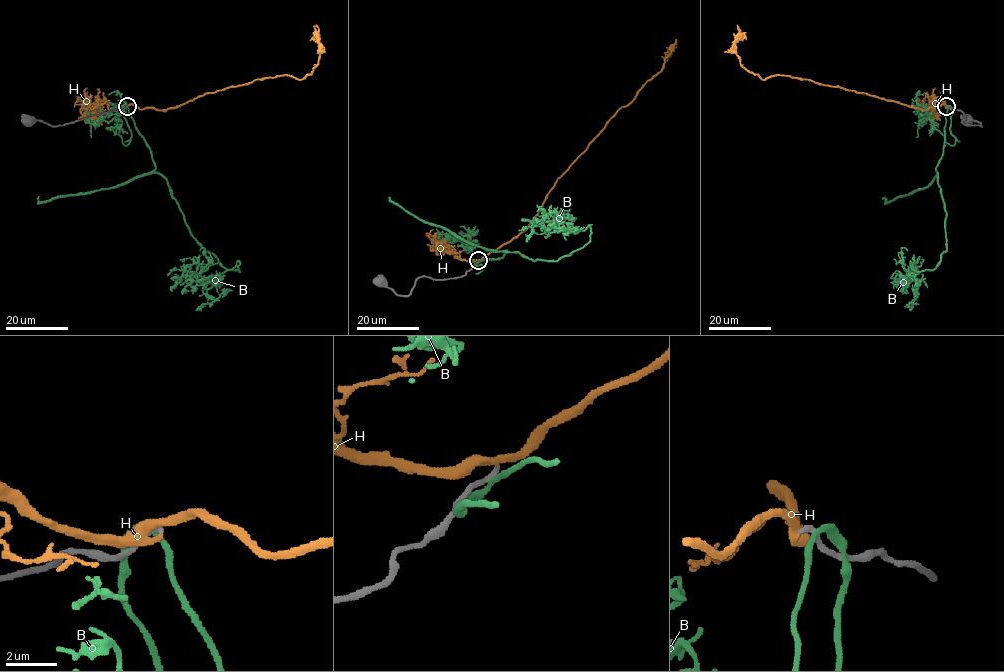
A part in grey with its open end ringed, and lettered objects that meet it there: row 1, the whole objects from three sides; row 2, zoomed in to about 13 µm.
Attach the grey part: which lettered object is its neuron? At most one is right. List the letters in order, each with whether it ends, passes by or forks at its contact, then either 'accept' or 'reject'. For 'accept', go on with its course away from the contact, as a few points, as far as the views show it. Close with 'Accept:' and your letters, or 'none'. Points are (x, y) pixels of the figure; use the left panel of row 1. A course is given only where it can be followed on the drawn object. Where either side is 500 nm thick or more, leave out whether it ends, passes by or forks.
B: it passes by | reject
H: it passes by | accept | via (126, 106), (166, 110), (205, 93), (246, 85), (255, 79), (280, 75), (303, 79), (318, 62), (316, 25)
Accept: H

